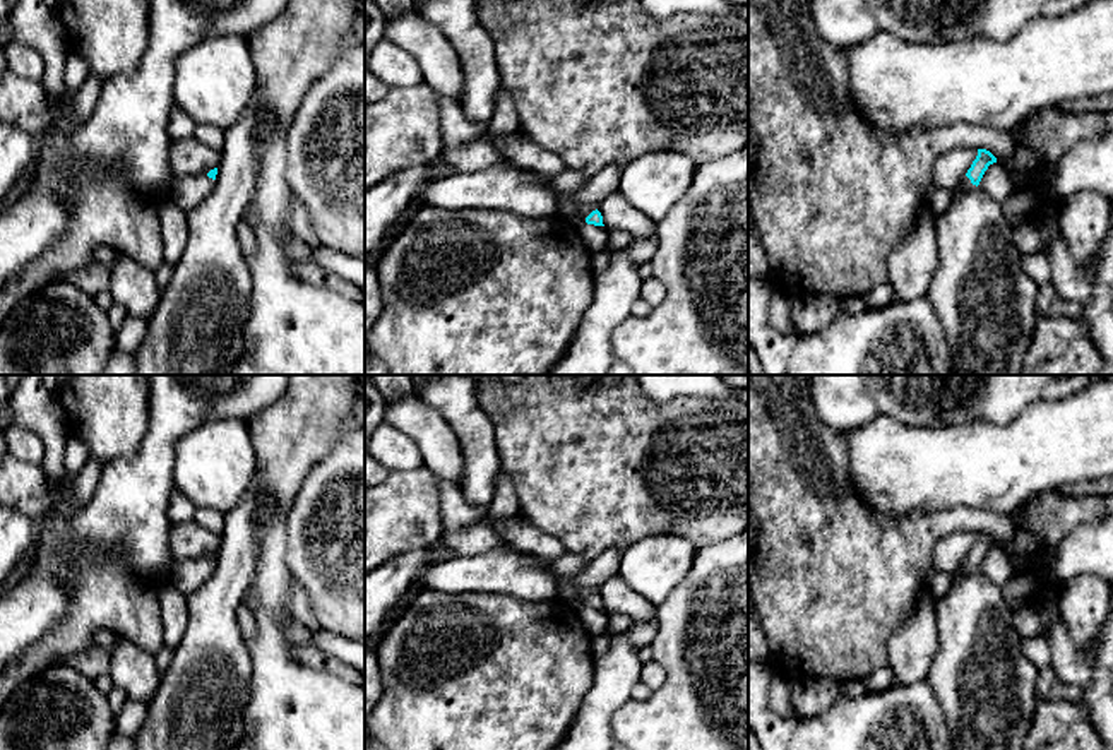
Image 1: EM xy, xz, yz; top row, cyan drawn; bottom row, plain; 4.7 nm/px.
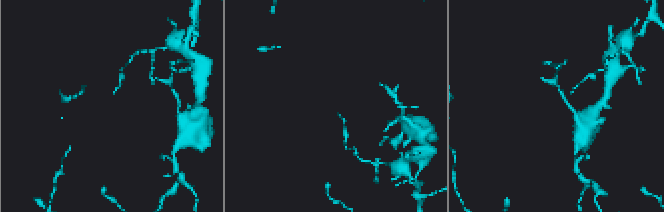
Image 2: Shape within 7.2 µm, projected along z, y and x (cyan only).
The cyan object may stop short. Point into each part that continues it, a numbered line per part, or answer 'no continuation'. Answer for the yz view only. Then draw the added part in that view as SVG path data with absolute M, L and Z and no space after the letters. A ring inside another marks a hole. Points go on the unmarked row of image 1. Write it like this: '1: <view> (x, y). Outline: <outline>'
1: yz (964, 569). Outline: M964 560L957 570L954 570L954 577L961 579L966 577L969 574L976 572L976 568L971 567L971 563L967 560Z

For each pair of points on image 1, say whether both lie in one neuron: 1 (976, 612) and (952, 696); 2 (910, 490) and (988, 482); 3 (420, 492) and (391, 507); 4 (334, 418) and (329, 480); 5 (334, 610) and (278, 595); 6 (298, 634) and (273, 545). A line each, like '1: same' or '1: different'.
1: same
2: same
3: same
4: different
5: different
6: different

